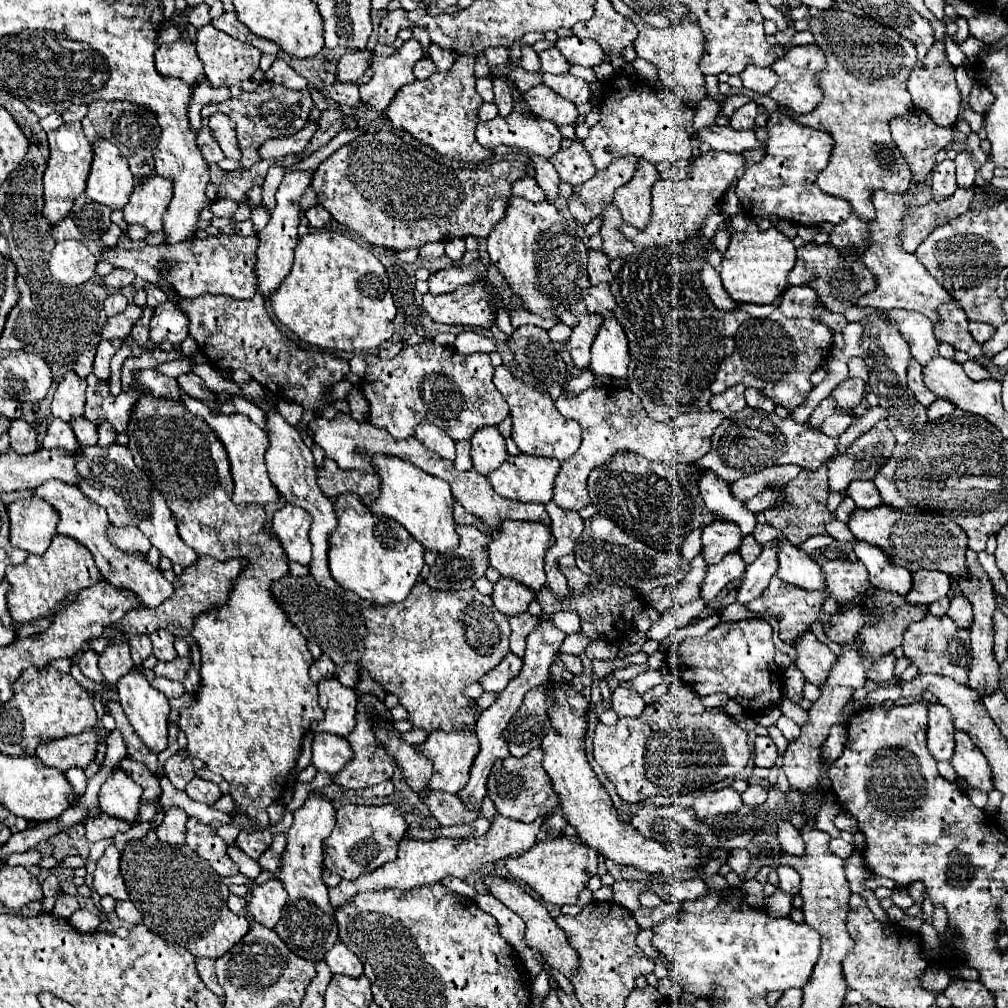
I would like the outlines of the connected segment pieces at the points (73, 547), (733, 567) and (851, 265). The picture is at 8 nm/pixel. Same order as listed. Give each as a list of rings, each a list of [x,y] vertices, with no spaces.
[[[56,534],[52,538],[50,548],[42,556],[30,554],[26,562],[18,566],[10,566],[6,570],[6,580],[12,590],[8,592],[8,610],[16,622],[32,622],[36,618],[48,616],[66,596],[78,594],[84,588],[90,588],[102,580],[102,572],[94,564],[94,556],[90,550],[68,536]]]
[[[730,552],[726,554],[726,558],[722,558],[722,562],[714,564],[714,566],[708,566],[708,572],[706,572],[706,578],[704,578],[704,584],[700,588],[700,594],[712,602],[716,598],[716,594],[726,588],[732,580],[738,580],[744,576],[744,560],[738,552]]]
[[[812,244],[798,248],[798,260],[794,270],[788,276],[790,286],[798,286],[800,282],[806,282],[806,286],[814,288],[816,292],[836,292],[836,302],[824,304],[828,310],[836,310],[838,314],[846,308],[854,306],[858,302],[858,296],[862,292],[868,292],[874,286],[874,280],[870,280],[870,272],[862,262],[846,262],[834,248],[826,244]]]

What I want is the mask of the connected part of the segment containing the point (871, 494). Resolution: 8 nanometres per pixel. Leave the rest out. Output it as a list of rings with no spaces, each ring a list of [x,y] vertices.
[[[854,480],[854,482],[850,482],[846,494],[856,502],[858,508],[864,508],[864,510],[882,504],[878,488],[874,486],[872,480]]]

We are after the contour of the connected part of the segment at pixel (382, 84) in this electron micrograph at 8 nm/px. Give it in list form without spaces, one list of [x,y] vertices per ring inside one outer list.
[[[414,38],[404,42],[404,46],[398,48],[392,56],[374,56],[372,58],[374,76],[368,84],[360,86],[362,102],[372,110],[384,112],[390,106],[396,92],[402,86],[412,84],[416,80],[412,68],[420,58],[422,48]]]

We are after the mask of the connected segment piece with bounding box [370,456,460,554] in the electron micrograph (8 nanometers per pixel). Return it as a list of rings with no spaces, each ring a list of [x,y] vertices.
[[[374,456],[374,464],[378,468],[378,476],[382,480],[382,496],[370,506],[374,514],[390,516],[400,522],[426,550],[444,554],[458,544],[458,532],[452,518],[454,498],[446,480],[426,474],[410,462],[400,458]]]

